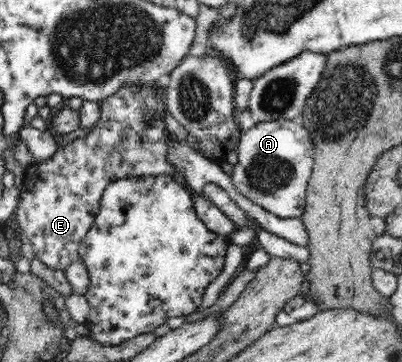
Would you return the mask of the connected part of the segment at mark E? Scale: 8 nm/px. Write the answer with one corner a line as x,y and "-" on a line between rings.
164,82
150,83
125,83
119,87
113,95
107,99
97,101
99,106
99,119
91,128
91,132
83,139
77,138
66,147
53,153
53,156
26,167
24,180
20,186
23,197
16,207
16,220
20,230
27,235
35,255
47,267
54,270
63,270
70,263
80,260
78,255
82,240
93,227
96,214
99,212
101,195
109,183
125,178
140,178
156,175
170,175
178,177
182,175
176,165
168,162
167,154
170,143
175,135
167,130
165,117
166,96
163,92

